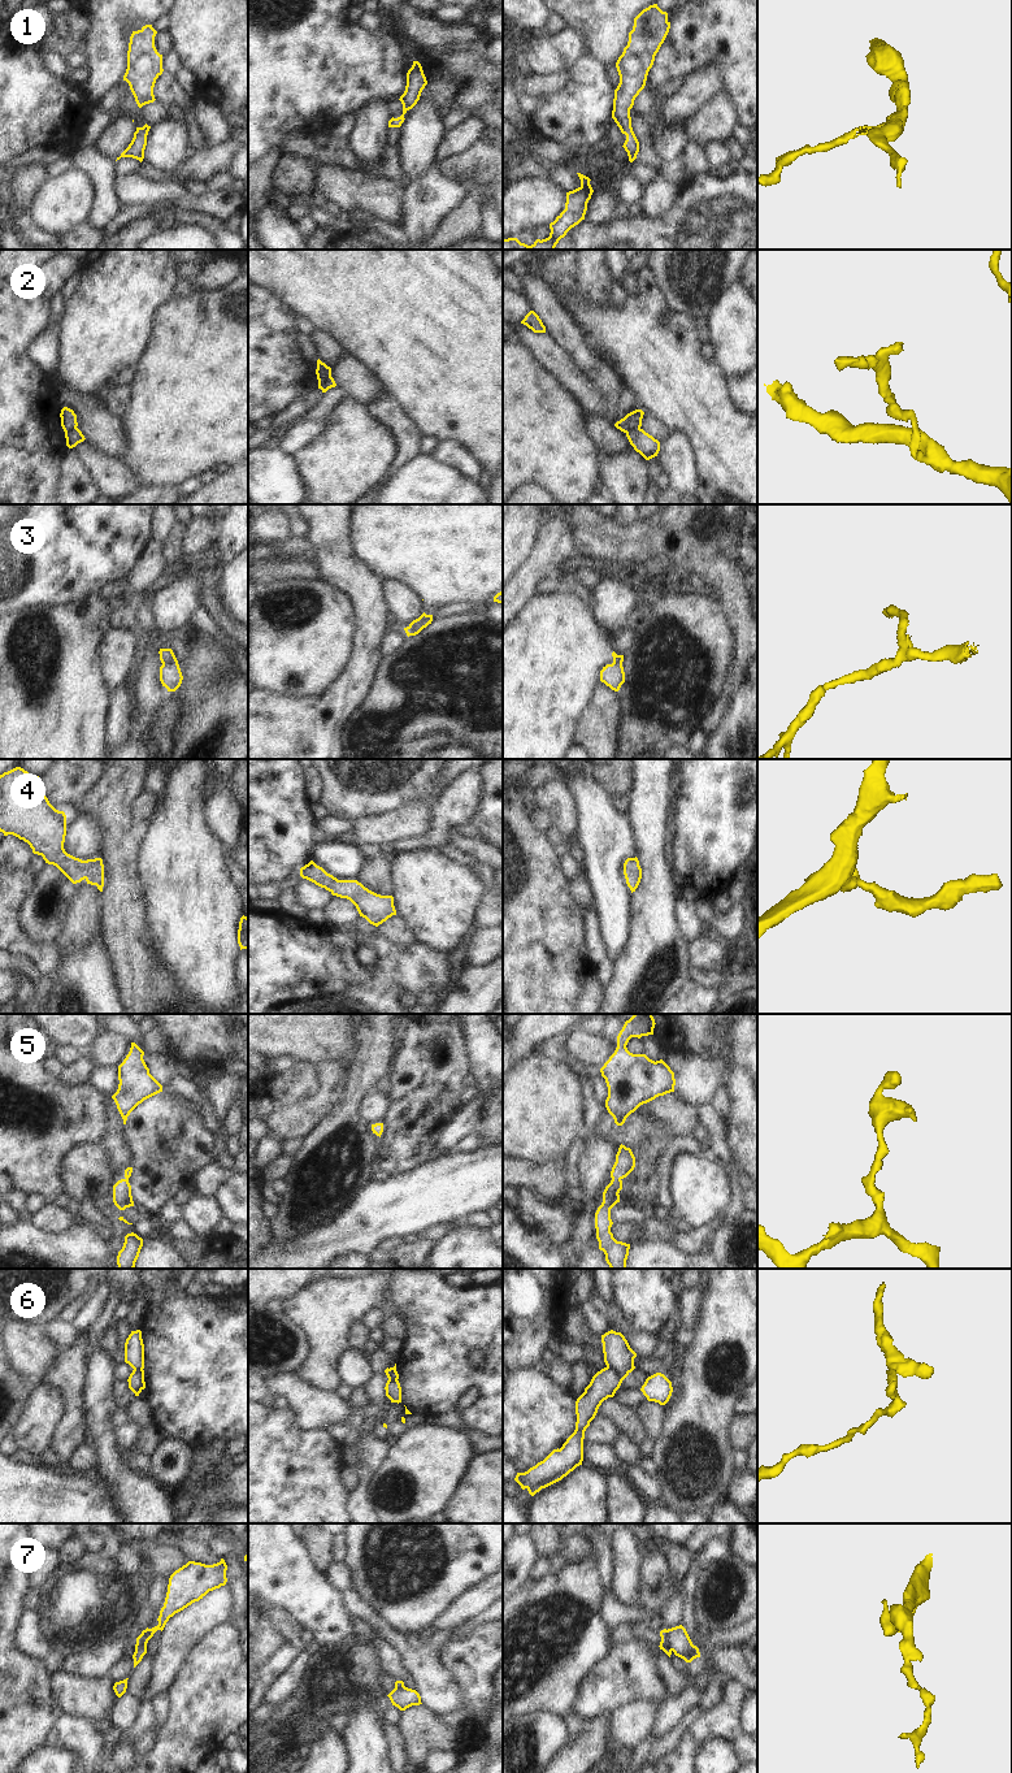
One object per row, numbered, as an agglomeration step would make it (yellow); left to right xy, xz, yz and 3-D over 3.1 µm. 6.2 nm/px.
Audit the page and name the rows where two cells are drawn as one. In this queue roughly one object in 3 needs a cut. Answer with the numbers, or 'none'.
2, 3, 6, 7

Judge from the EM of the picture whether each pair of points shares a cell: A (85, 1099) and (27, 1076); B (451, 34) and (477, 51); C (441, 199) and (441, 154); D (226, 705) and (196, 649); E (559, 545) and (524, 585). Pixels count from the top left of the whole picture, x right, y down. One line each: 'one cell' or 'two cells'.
A: one cell
B: two cells
C: one cell
D: one cell
E: one cell

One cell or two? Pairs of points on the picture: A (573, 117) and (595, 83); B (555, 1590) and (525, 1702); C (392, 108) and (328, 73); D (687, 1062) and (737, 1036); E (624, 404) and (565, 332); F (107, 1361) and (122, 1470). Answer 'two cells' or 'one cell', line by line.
A: one cell
B: one cell
C: two cells
D: two cells
E: two cells
F: one cell

